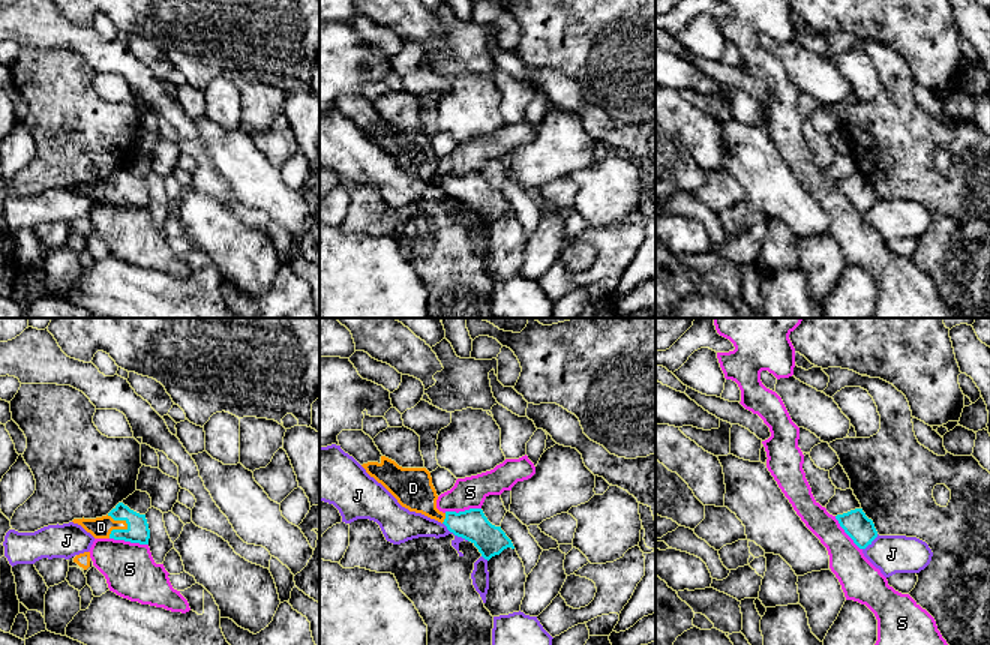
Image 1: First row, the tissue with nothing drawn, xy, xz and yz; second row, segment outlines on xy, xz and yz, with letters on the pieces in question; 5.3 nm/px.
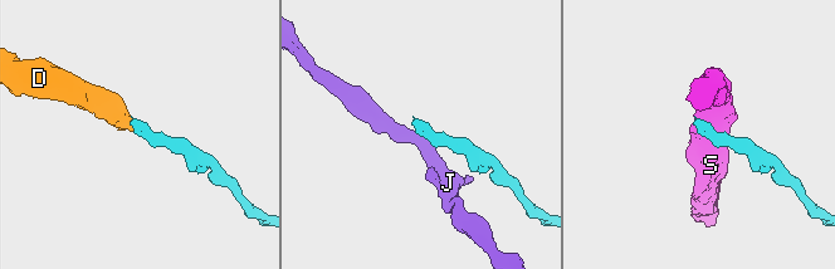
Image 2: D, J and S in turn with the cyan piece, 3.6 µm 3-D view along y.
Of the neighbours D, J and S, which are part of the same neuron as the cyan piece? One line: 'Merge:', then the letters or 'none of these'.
Merge: D

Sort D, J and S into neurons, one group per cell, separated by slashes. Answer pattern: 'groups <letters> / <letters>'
groups D / J / S

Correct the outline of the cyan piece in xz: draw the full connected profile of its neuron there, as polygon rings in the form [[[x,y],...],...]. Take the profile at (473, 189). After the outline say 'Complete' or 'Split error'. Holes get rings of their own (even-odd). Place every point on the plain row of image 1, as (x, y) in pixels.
[[[381,120],[381,126],[362,129],[366,136],[381,147],[398,166],[410,176],[422,177],[447,190],[450,196],[471,206],[484,224],[500,219],[504,213],[514,213],[501,190],[492,189],[482,172],[465,176],[440,176],[436,154],[426,132],[402,132],[394,124]]]. Split error

